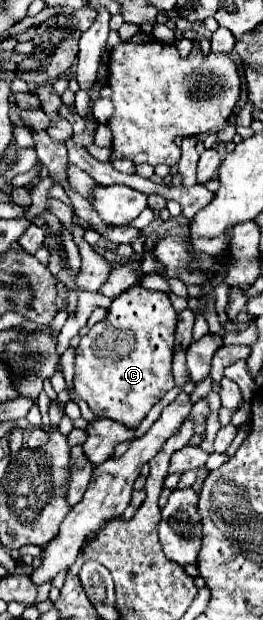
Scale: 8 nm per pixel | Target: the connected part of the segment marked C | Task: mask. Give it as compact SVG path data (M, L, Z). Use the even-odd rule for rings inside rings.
M133 287L113 299L107 319L81 337L75 357L75 389L97 417L107 417L137 429L149 409L175 387L171 357L177 313L161 291Z

